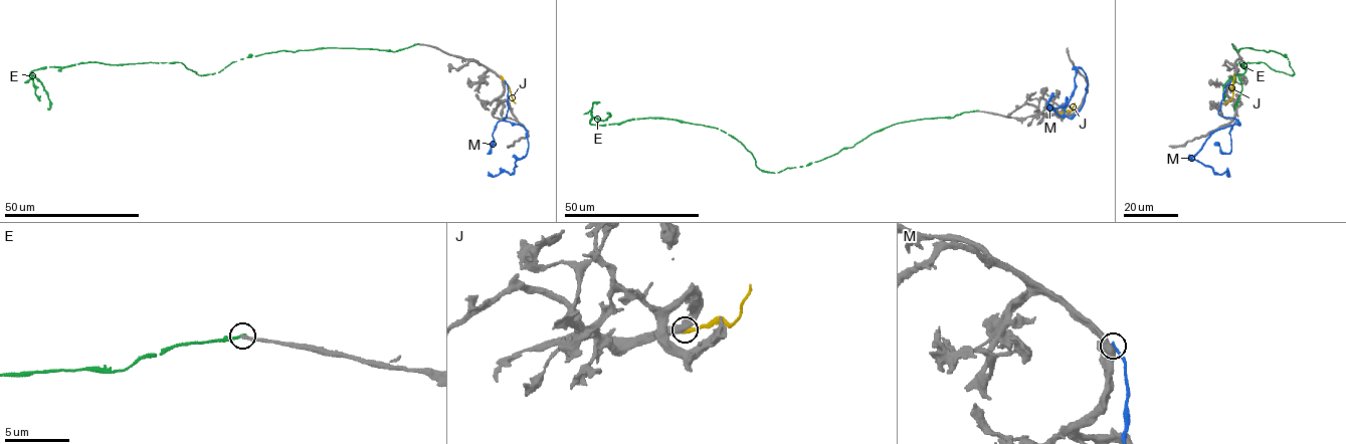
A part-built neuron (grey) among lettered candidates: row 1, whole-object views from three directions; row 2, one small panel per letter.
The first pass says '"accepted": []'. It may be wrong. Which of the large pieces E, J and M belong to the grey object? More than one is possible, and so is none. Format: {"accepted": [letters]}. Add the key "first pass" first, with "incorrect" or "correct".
{"first pass": "correct", "accepted": []}

